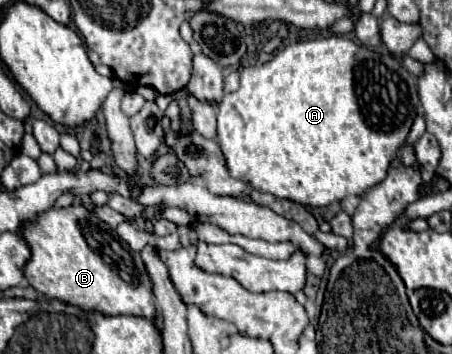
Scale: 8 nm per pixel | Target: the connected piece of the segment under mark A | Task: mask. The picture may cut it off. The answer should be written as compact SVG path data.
M339 35L297 41L277 51L271 61L241 69L241 87L219 103L217 143L231 177L279 199L325 207L347 195L363 195L387 177L389 163L417 117L417 107L417 77L389 53L369 51Z

